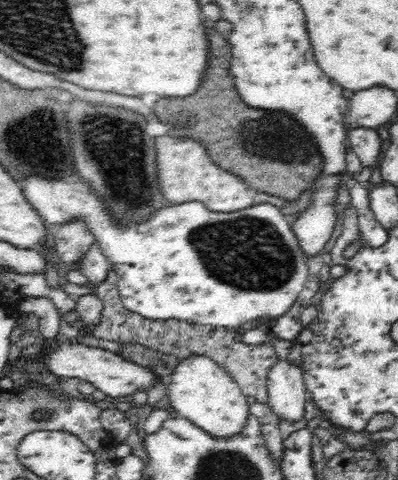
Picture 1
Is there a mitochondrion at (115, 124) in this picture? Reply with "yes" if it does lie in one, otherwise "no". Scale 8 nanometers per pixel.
yes

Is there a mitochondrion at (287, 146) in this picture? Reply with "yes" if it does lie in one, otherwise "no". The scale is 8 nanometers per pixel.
yes

